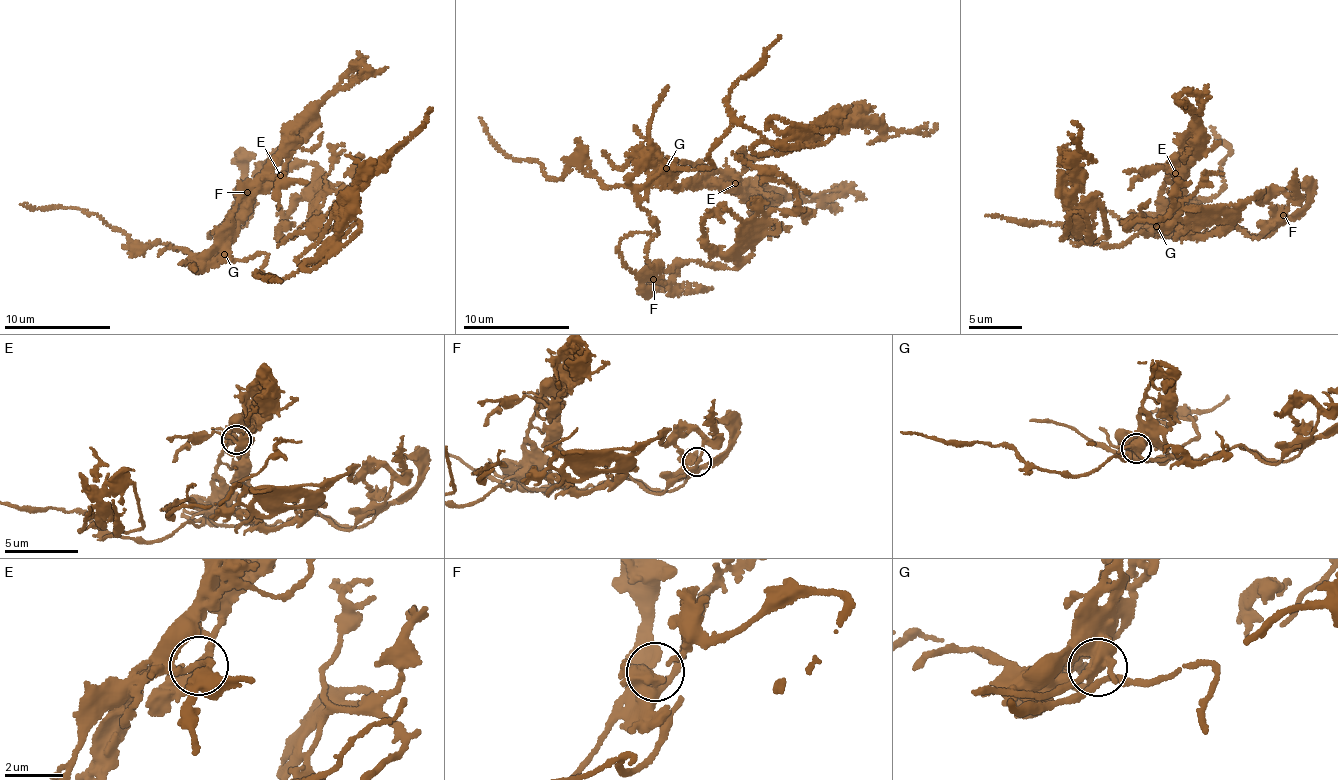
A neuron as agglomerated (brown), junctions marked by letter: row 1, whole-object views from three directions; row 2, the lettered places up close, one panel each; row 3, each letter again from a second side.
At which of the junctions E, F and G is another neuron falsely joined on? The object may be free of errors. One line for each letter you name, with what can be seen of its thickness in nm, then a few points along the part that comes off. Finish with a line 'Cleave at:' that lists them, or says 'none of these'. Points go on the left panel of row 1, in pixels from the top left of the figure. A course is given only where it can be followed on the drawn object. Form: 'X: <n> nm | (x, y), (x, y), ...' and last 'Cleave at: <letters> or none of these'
Cleave at: none of these

